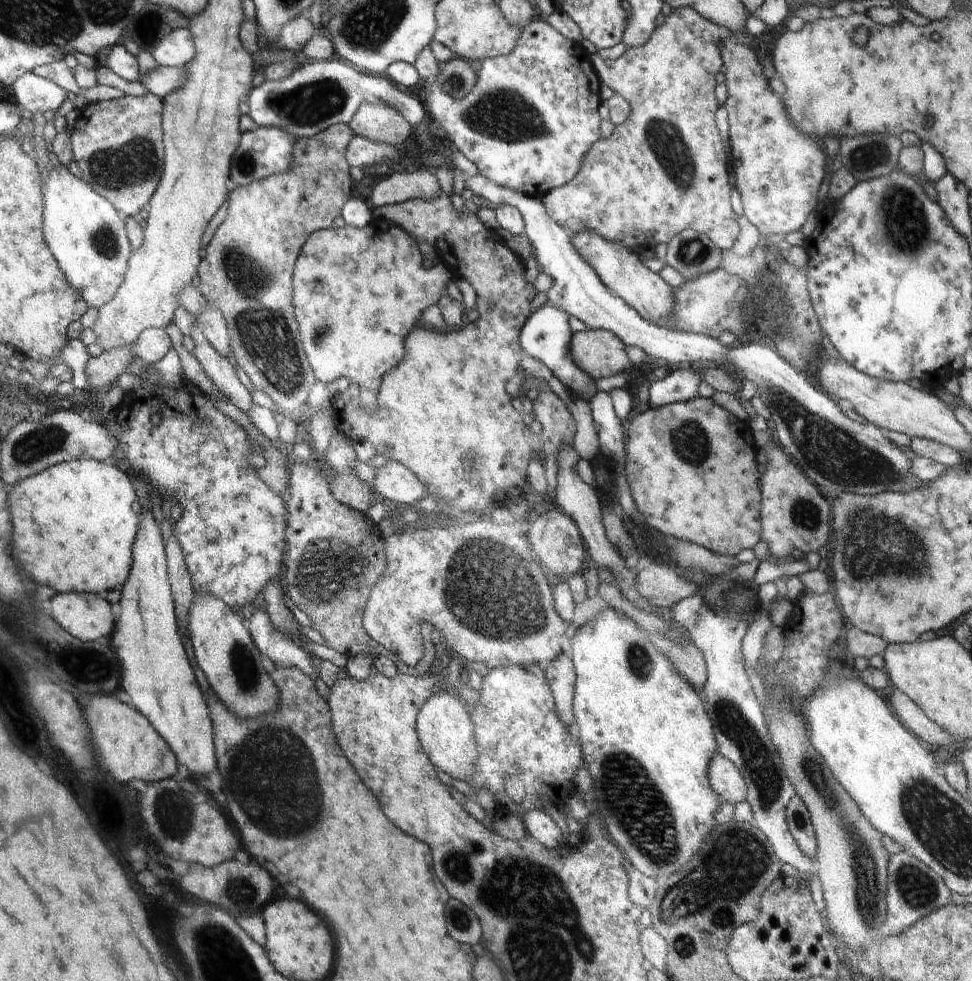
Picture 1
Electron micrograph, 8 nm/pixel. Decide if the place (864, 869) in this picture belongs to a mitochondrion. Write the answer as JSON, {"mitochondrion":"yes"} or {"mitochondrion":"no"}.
{"mitochondrion":"yes"}

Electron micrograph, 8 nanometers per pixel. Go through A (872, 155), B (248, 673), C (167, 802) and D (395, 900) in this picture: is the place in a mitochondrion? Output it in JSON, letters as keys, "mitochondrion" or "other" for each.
{"A":"mitochondrion","B":"mitochondrion","C":"mitochondrion","D":"other"}

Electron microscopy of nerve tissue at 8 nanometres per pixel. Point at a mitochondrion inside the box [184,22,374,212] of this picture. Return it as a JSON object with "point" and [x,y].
{"point":[309,104]}

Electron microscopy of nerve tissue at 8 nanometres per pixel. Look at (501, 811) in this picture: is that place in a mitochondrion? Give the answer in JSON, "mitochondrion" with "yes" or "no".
{"mitochondrion":"no"}

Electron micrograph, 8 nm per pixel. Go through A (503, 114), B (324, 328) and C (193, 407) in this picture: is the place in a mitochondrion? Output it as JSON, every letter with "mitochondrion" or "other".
{"A":"mitochondrion","B":"mitochondrion","C":"other"}

